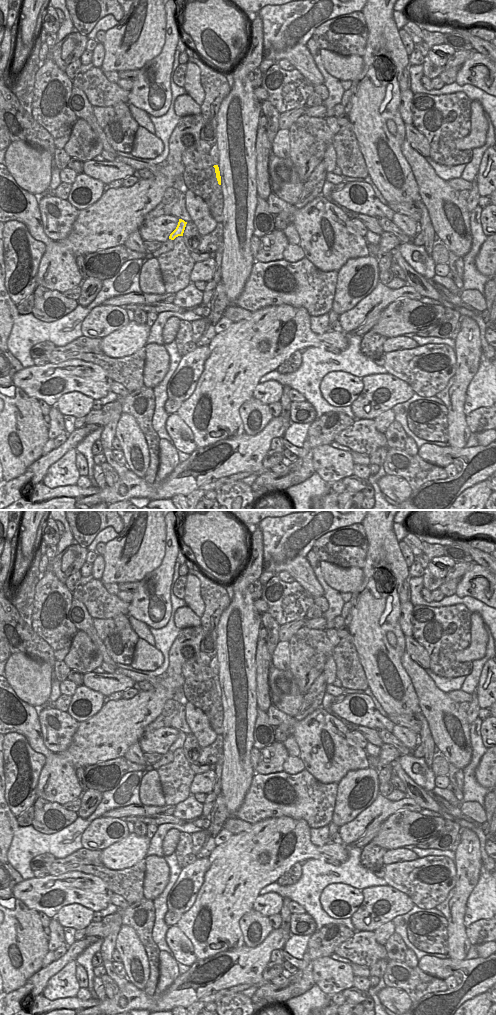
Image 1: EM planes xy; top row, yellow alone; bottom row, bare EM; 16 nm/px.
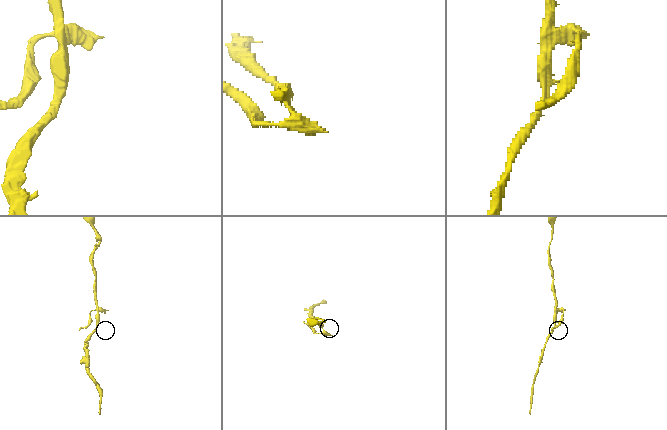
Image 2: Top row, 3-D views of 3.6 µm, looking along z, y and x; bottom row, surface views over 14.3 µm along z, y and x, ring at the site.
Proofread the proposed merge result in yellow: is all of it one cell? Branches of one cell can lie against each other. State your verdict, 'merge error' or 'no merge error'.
merge error

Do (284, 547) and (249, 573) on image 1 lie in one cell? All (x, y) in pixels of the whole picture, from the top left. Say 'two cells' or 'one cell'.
two cells

